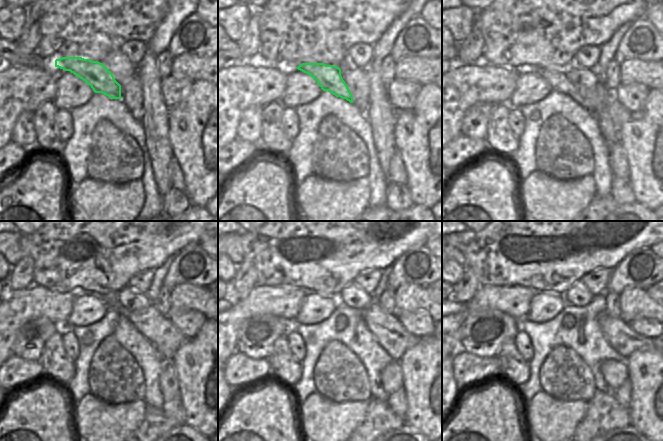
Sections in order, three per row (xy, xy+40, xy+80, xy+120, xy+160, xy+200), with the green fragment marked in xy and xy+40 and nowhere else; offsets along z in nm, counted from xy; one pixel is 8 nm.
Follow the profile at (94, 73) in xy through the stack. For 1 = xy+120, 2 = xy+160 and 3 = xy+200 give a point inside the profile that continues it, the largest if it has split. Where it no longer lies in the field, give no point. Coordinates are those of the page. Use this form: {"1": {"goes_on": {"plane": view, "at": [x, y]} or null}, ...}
{"1": {"goes_on": {"plane": "xy+120", "at": [156, 327]}}, "2": {"goes_on": {"plane": "xy+160", "at": [390, 334]}}, "3": {"goes_on": {"plane": "xy+200", "at": [619, 335]}}}

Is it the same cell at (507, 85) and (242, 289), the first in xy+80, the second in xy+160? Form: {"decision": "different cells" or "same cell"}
{"decision": "different cells"}

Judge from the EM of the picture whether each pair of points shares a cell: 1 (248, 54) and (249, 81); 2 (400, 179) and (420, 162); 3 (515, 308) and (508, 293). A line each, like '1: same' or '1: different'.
1: different
2: different
3: same

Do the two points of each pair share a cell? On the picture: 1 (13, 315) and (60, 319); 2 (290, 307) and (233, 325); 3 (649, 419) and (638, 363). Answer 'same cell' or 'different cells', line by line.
1: same cell
2: same cell
3: same cell

